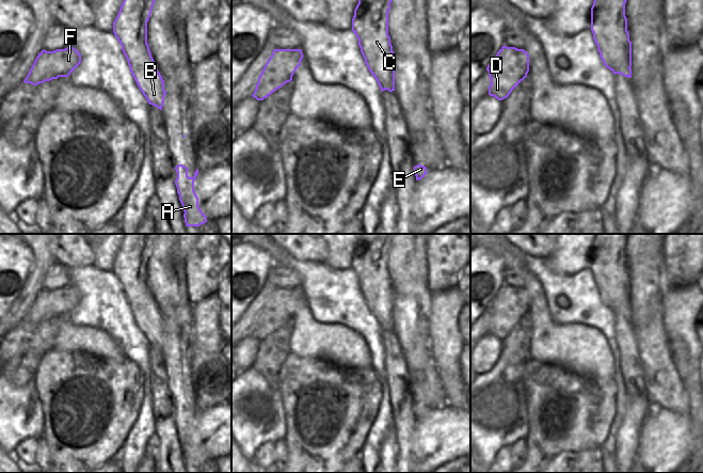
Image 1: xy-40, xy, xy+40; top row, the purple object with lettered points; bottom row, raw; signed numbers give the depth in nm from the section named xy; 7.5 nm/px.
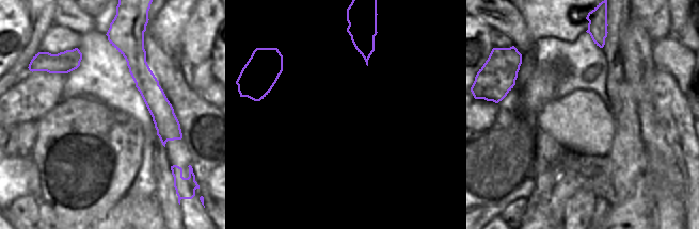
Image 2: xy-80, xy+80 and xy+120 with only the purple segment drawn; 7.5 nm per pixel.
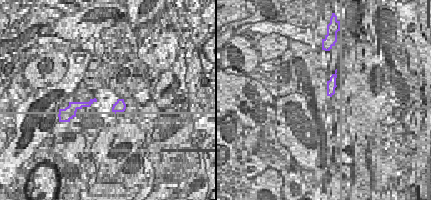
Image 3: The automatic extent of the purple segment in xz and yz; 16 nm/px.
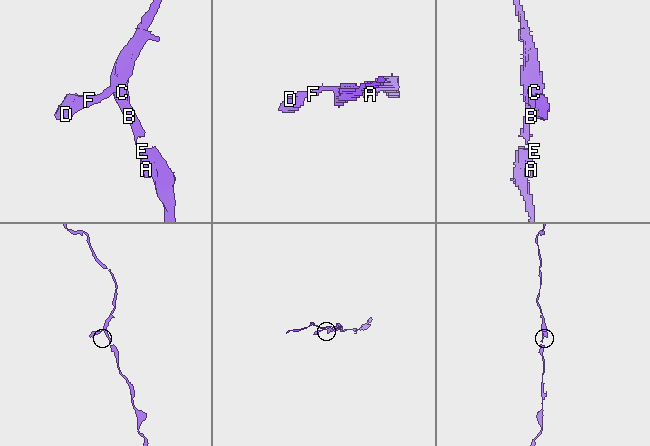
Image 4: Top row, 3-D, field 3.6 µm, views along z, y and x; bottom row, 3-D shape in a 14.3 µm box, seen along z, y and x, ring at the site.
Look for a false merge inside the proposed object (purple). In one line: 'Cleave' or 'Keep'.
Keep

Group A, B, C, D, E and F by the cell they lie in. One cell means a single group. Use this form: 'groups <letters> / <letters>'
groups A B C D E F

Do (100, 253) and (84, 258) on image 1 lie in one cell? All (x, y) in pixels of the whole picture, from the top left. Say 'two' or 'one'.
two

